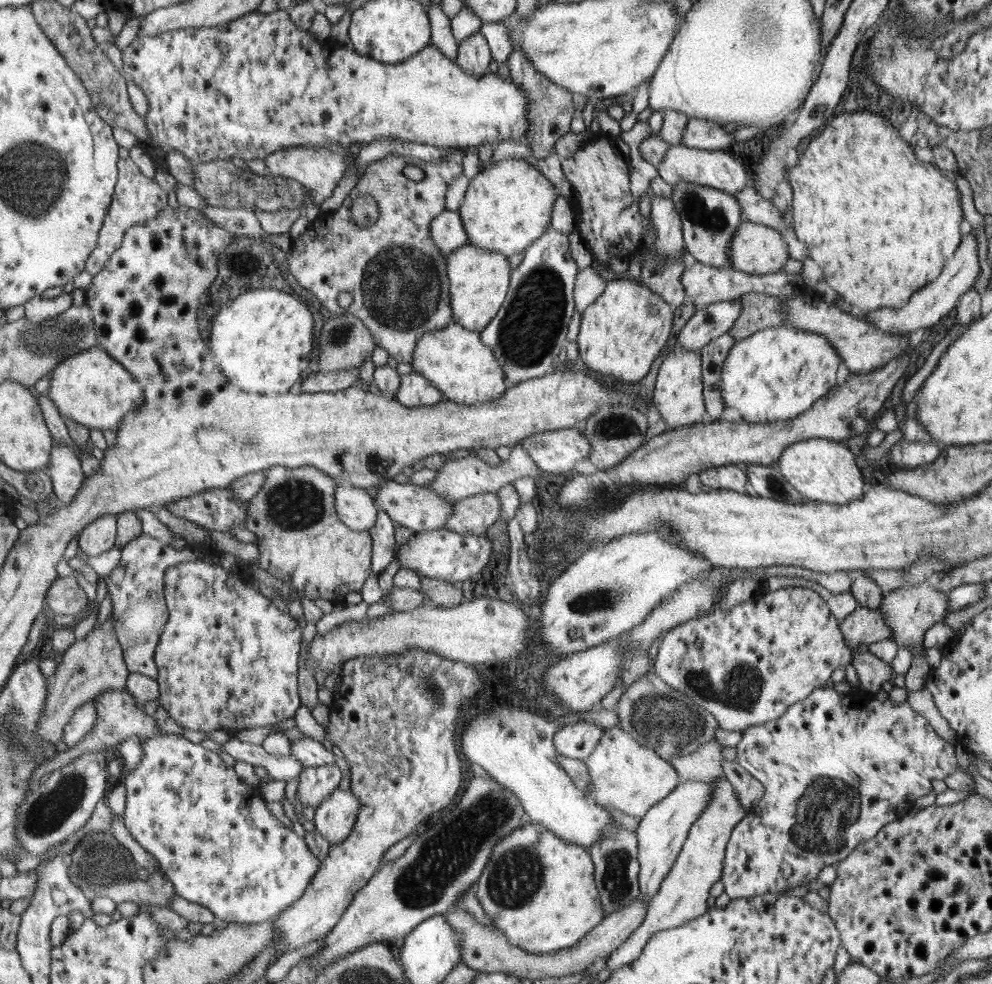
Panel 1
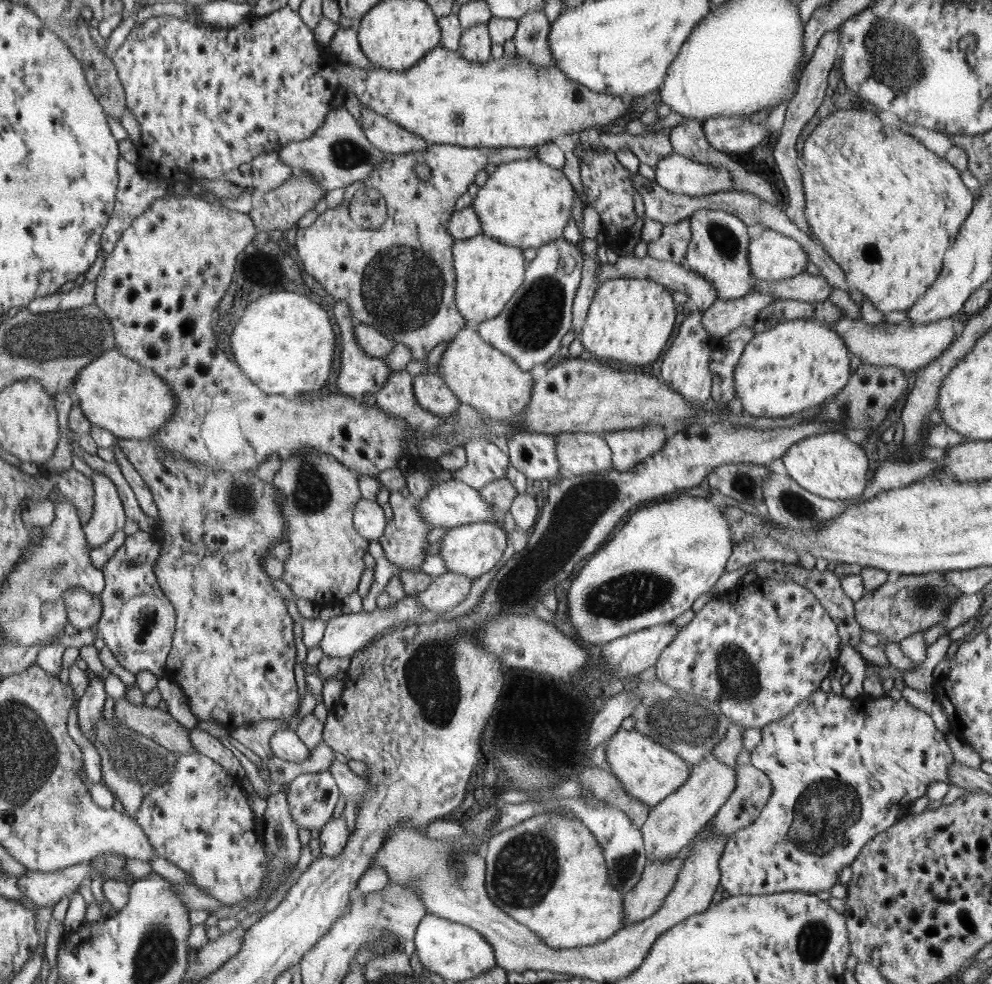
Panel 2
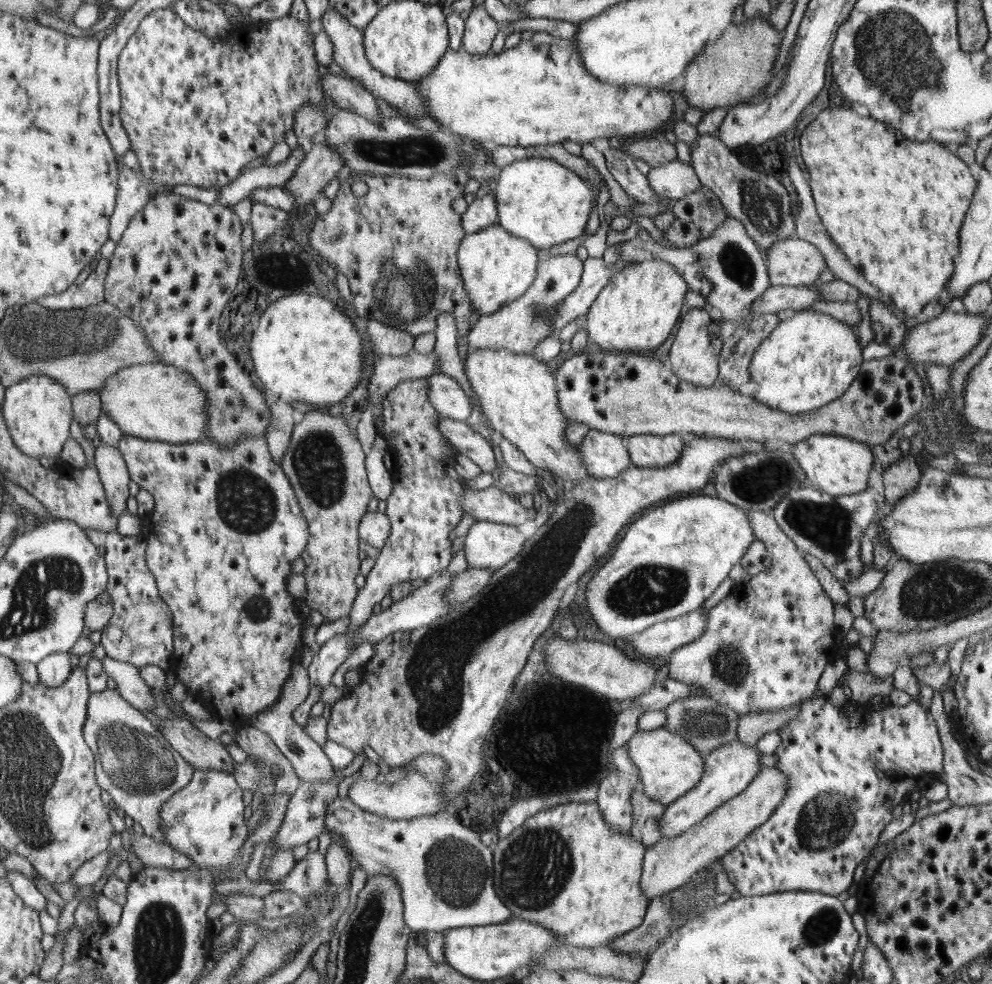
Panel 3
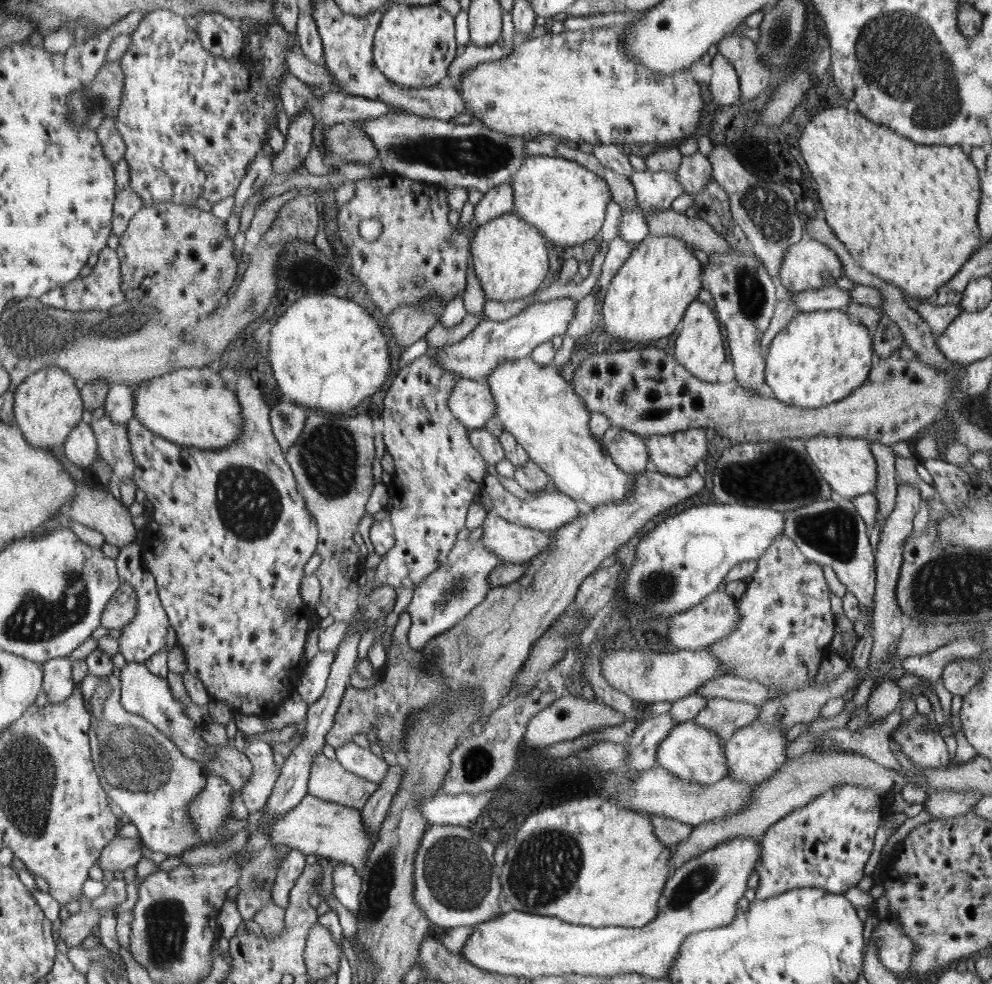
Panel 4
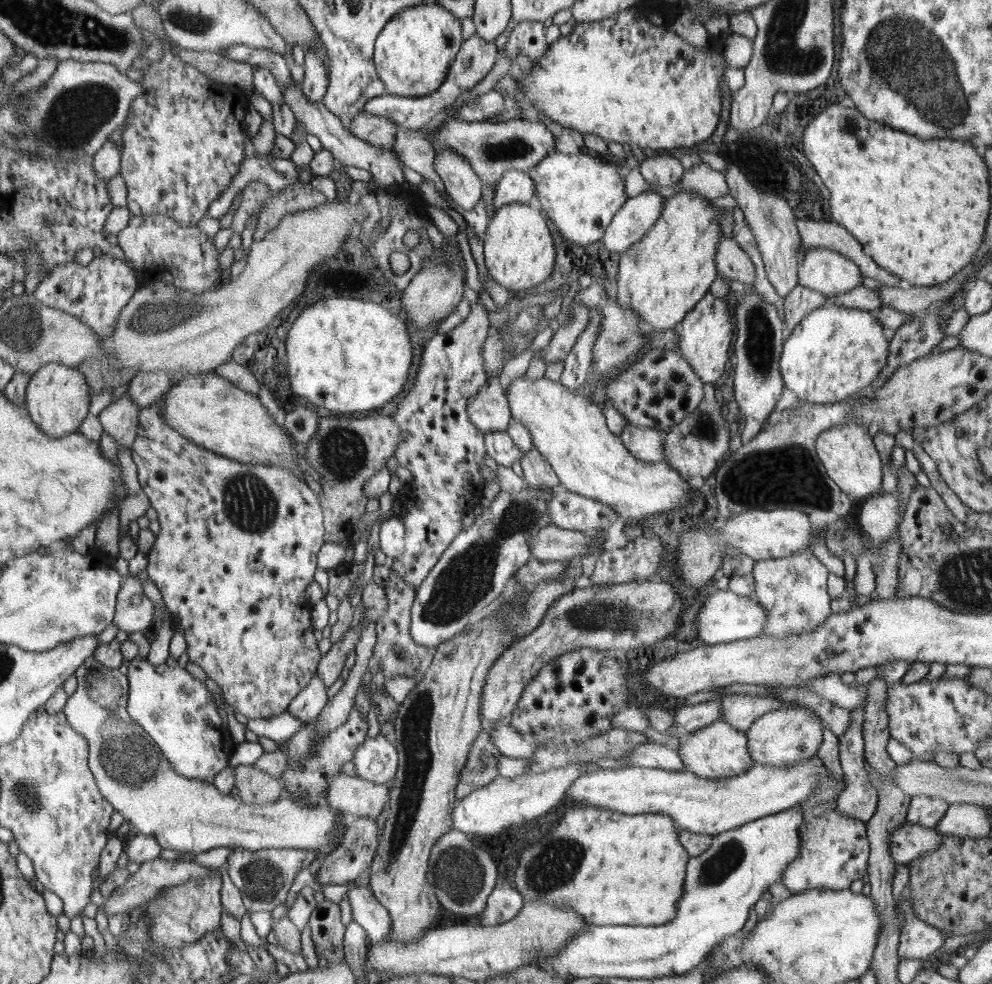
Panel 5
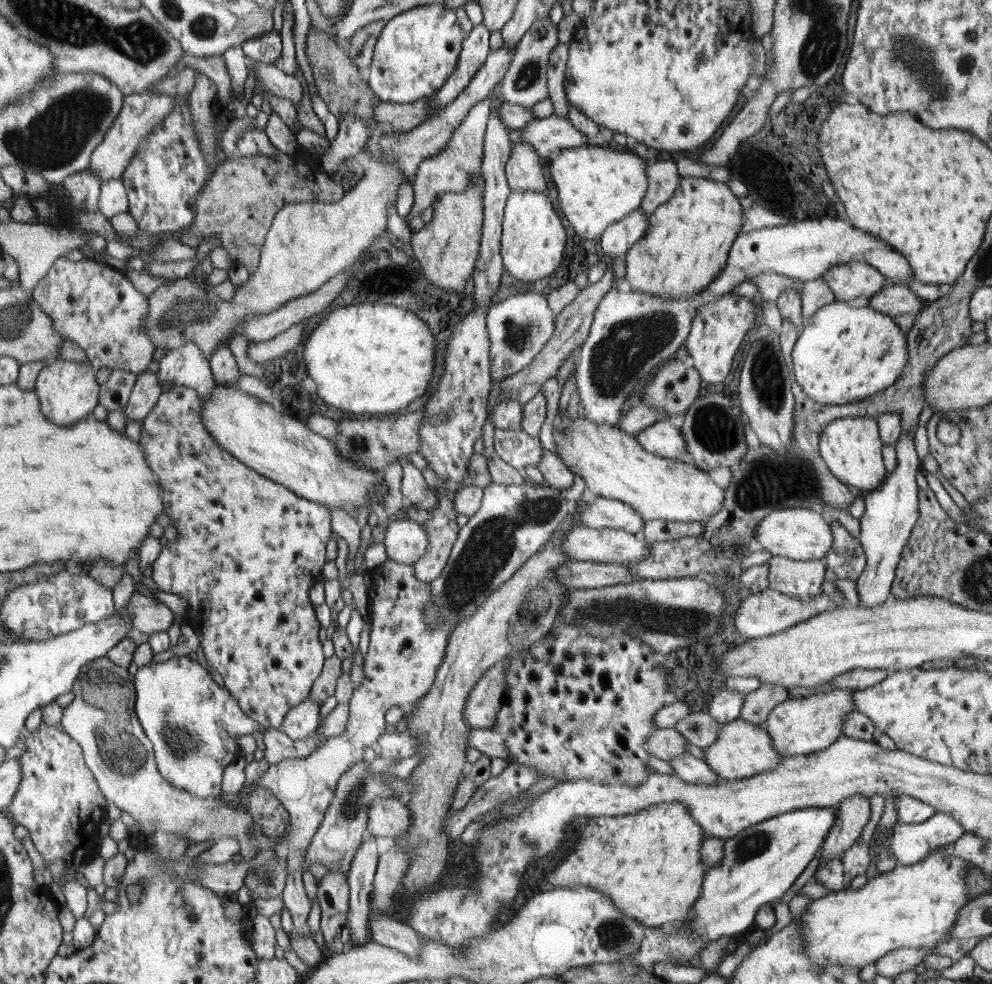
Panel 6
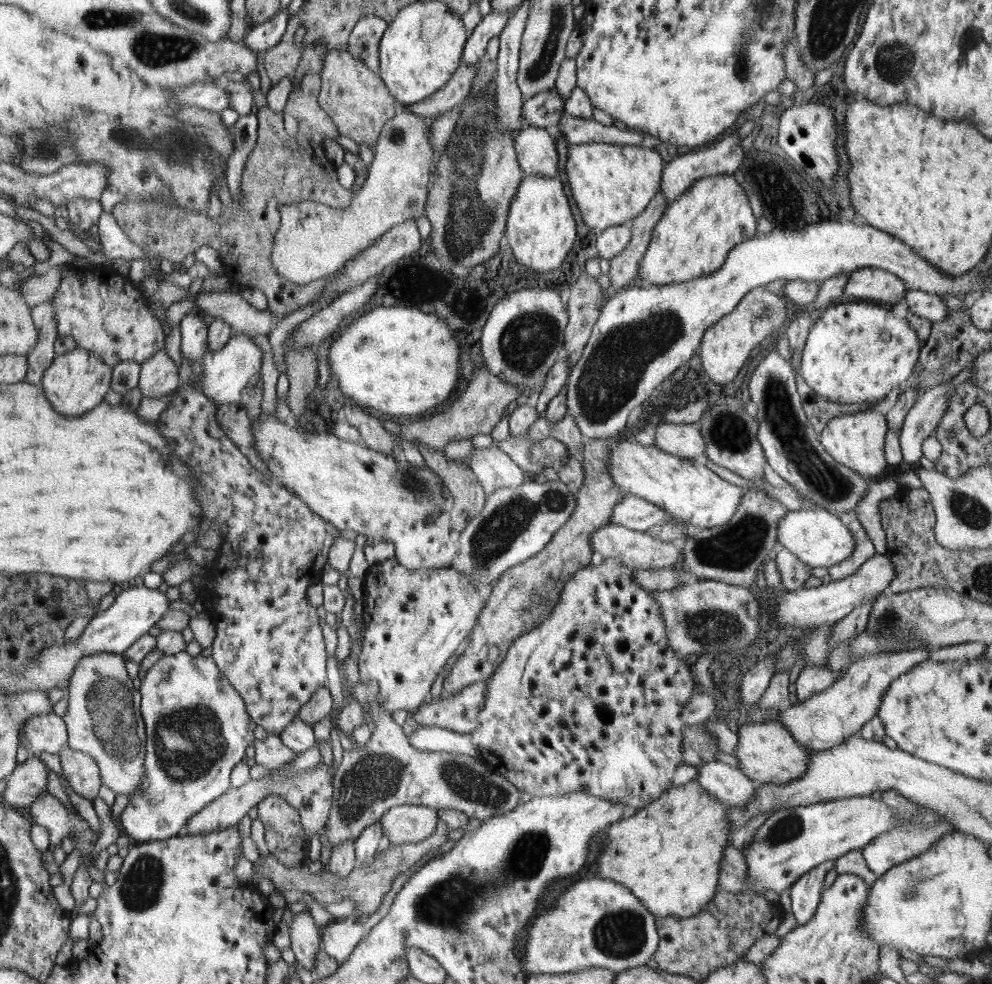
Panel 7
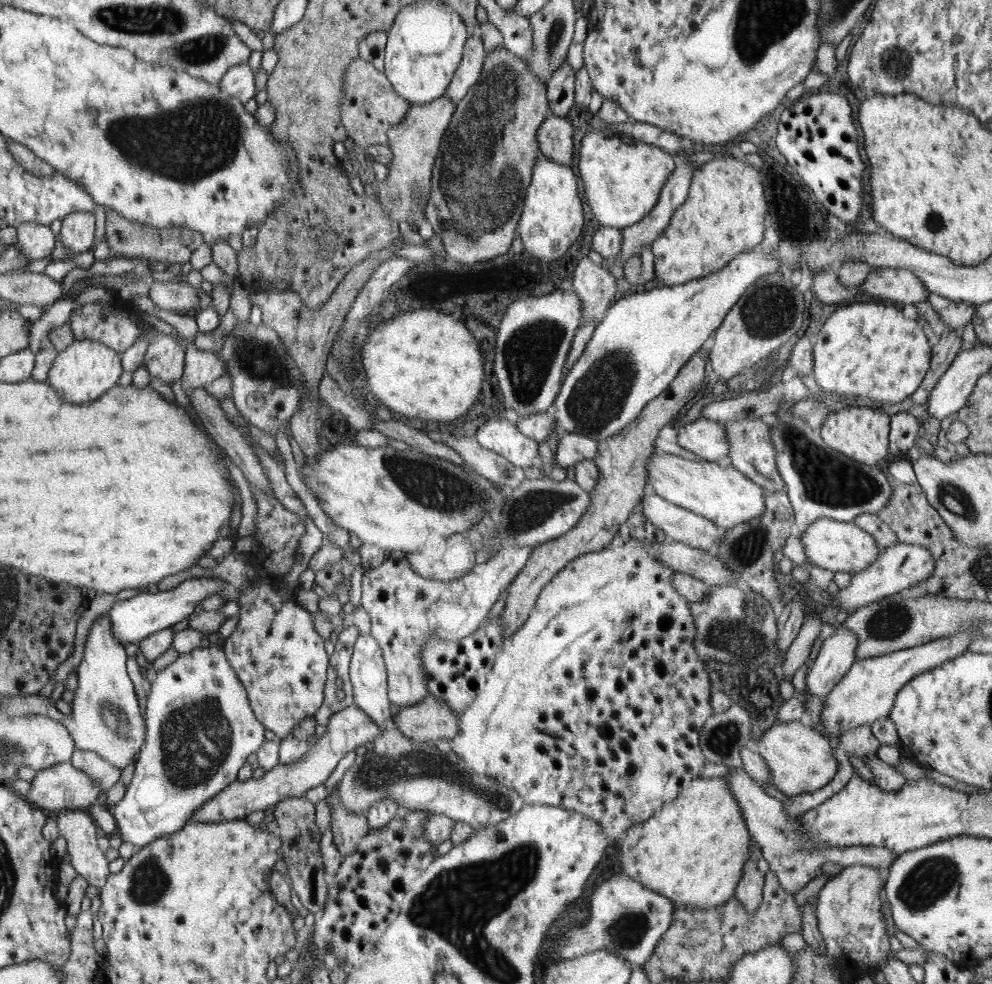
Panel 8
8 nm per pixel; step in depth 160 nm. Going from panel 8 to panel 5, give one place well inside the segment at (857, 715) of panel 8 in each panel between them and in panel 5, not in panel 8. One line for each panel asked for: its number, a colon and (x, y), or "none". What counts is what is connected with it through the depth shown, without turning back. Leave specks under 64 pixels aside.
5: (783, 736)
6: (804, 726)
7: (825, 720)

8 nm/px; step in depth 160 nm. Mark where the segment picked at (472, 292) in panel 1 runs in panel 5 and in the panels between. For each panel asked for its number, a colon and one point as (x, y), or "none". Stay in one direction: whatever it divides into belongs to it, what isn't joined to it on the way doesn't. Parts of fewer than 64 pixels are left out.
2: (488, 273)
3: (497, 267)
4: (510, 260)
5: (519, 250)

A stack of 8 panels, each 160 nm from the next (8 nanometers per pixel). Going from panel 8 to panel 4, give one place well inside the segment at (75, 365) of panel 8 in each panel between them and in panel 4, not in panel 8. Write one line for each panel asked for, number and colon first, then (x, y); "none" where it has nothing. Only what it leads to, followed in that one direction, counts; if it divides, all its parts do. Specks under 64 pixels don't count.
4: (47, 406)
5: (57, 398)
6: (68, 391)
7: (75, 382)

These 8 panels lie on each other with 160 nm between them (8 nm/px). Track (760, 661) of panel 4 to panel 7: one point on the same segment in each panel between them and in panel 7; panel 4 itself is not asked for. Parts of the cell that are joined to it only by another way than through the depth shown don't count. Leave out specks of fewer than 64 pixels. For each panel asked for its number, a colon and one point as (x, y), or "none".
5: (792, 589)
6: (802, 579)
7: (793, 572)

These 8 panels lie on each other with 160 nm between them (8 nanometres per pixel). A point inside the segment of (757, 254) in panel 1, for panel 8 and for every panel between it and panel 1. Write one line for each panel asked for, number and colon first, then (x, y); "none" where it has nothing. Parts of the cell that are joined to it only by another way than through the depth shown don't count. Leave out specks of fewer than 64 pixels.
2: (773, 256)
3: (792, 262)
4: (809, 264)
5: (823, 270)
6: (848, 280)
7: (876, 285)
8: (900, 285)

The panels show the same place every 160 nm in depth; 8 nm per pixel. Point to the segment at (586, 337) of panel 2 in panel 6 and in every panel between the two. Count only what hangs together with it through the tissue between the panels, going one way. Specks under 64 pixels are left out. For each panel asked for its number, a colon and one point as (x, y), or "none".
3: (635, 312)
4: (647, 298)
5: (662, 276)
6: (685, 247)

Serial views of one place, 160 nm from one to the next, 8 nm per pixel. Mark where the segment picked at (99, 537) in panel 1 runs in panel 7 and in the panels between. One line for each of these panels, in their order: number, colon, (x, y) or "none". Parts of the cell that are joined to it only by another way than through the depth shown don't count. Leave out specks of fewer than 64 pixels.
2: (108, 516)
3: (113, 471)
4: (114, 447)
5: (120, 420)
6: (146, 392)
7: (158, 376)

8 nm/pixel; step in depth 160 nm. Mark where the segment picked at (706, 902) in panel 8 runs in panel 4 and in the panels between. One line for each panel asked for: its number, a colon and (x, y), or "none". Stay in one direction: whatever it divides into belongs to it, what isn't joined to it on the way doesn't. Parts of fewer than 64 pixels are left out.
4: (588, 862)
5: (621, 869)
6: (648, 864)
7: (669, 853)

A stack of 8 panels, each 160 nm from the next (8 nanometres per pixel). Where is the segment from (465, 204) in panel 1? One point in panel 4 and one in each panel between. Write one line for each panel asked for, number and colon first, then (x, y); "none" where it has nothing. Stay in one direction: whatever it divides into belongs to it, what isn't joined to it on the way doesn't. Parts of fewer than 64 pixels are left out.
2: (526, 203)
3: (538, 199)
4: (567, 203)

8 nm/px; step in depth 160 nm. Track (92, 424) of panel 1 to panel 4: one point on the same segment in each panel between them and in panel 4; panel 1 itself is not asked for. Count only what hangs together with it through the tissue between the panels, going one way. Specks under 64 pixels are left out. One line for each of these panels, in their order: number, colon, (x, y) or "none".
2: (117, 393)
3: (157, 401)
4: (194, 407)

